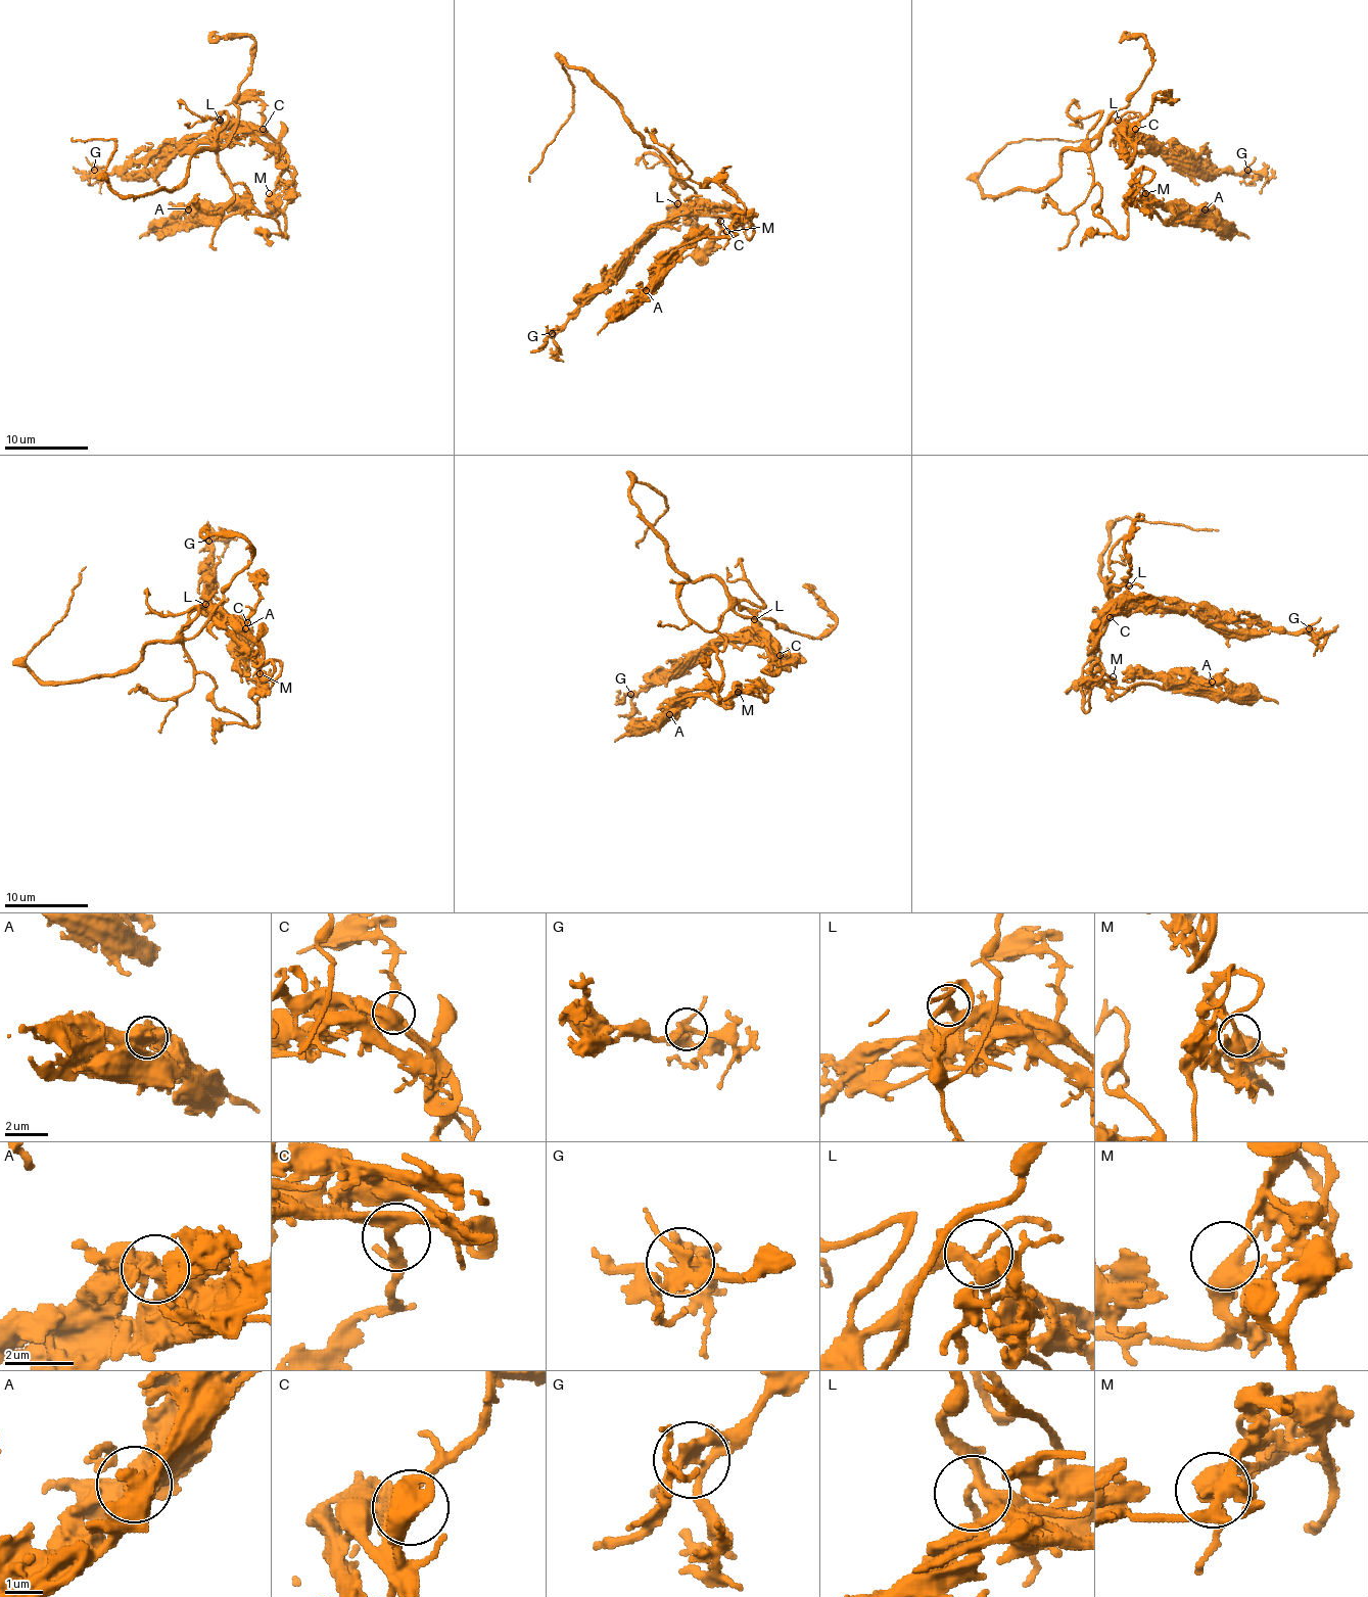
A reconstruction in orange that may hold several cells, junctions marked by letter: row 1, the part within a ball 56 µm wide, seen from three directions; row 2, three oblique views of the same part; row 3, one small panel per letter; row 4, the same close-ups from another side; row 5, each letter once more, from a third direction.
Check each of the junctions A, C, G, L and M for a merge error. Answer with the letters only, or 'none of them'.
none of them

